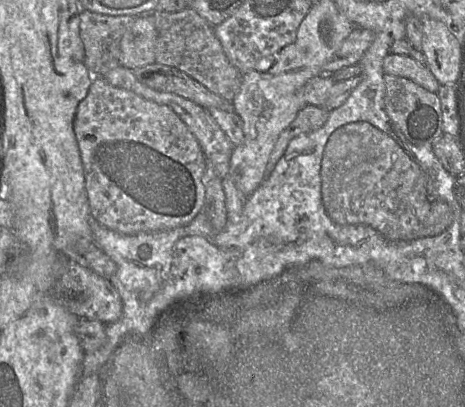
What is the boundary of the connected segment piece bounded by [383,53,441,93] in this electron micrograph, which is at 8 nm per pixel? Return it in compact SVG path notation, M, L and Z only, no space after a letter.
M389 53L383 60L384 74L407 78L426 90L437 93L440 83L426 66L407 55Z

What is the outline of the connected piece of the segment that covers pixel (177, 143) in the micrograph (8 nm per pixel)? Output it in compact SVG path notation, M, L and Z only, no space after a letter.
M94 76L87 96L77 106L73 127L91 216L104 227L127 235L171 230L187 225L201 211L205 203L202 177L206 158L195 136L168 106Z

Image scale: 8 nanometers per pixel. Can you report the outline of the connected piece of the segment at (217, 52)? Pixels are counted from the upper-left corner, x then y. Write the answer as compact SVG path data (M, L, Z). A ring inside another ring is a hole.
M191 8L176 13L156 9L148 14L153 14L157 31L155 63L174 67L212 93L227 101L233 101L241 88L243 74L230 63L225 55L215 35L215 26Z

